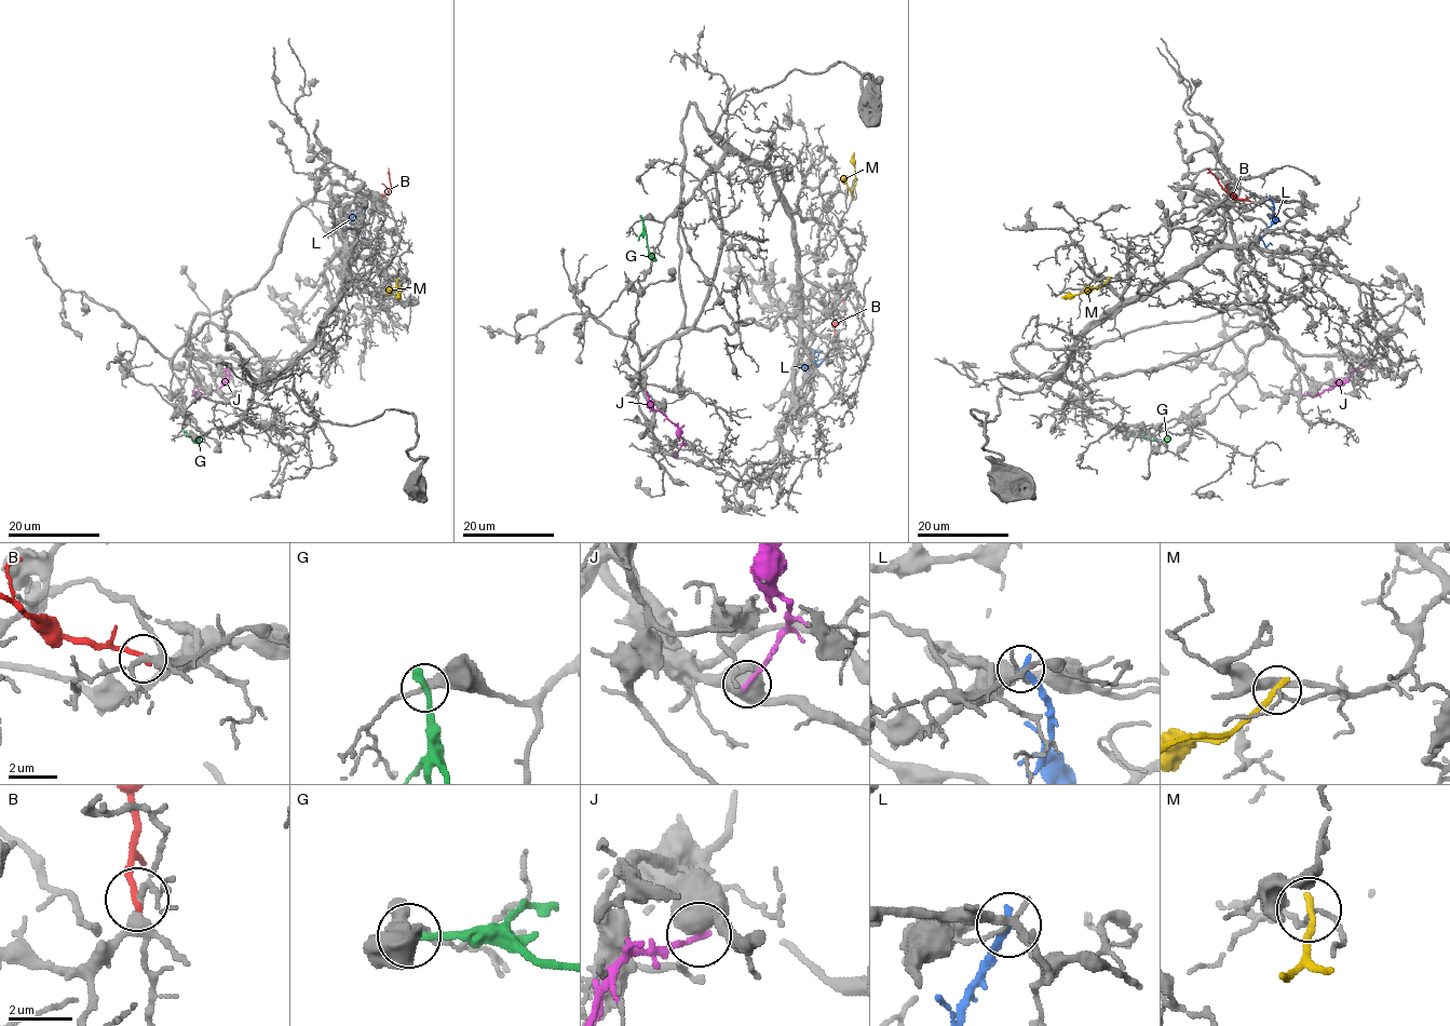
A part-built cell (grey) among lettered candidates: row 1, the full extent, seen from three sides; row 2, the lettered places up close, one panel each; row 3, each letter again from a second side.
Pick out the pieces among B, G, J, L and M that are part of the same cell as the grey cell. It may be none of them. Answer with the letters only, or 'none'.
none

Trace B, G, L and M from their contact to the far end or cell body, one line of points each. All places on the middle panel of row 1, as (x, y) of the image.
B: (835, 342), (834, 327), (845, 312), (843, 298)
G: (642, 218), (648, 254), (655, 261)
L: (824, 359), (817, 364), (808, 364), (815, 351), (817, 356), (813, 363)
M: (851, 199), (855, 184), (854, 152)

